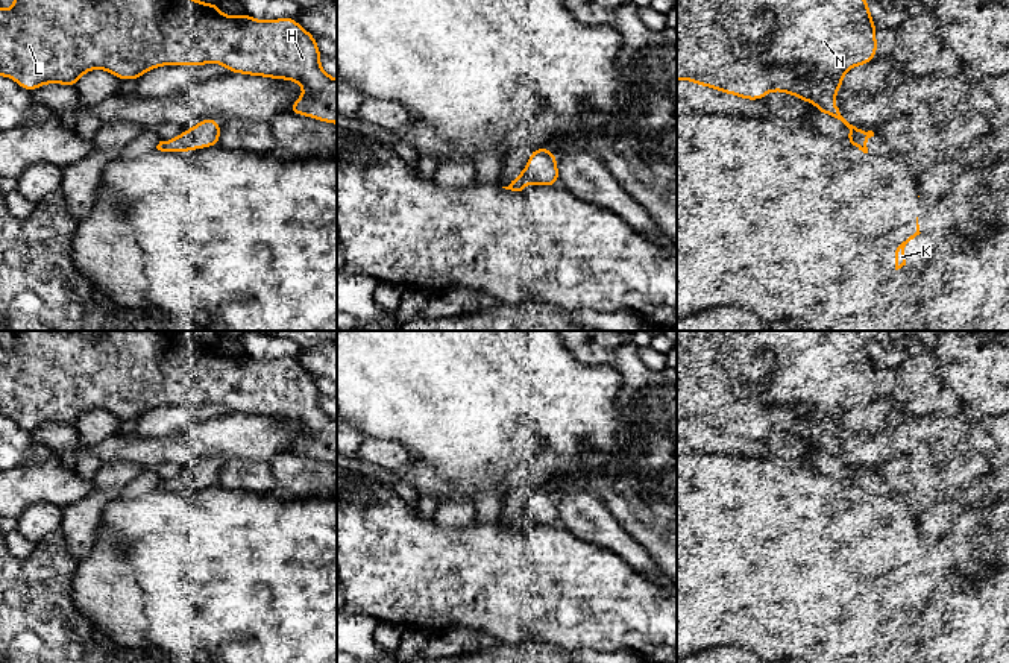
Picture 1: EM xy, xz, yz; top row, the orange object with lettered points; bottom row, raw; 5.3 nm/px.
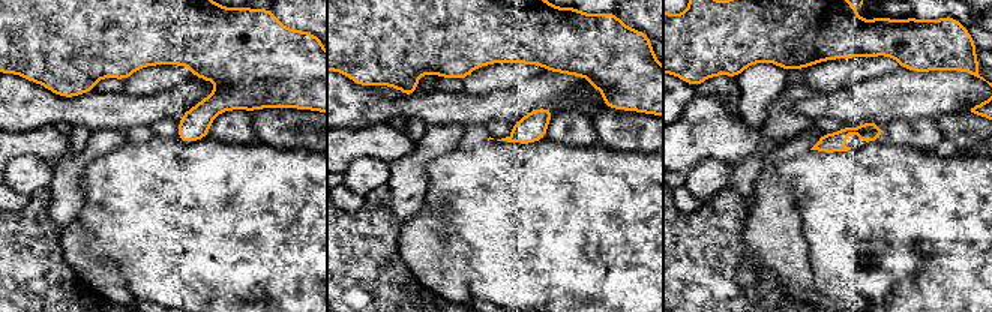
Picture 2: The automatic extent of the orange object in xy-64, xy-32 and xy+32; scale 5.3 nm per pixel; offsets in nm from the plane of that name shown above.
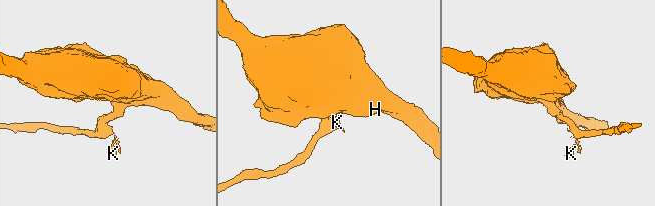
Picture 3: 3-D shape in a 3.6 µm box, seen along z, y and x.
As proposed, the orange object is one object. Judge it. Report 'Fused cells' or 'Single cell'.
Single cell

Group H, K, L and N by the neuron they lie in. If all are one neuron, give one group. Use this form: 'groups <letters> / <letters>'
groups H K L N

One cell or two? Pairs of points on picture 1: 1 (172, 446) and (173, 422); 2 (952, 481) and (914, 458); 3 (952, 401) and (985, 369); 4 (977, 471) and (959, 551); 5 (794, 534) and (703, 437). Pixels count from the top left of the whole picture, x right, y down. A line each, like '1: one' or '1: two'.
1: two
2: one
3: two
4: two
5: two

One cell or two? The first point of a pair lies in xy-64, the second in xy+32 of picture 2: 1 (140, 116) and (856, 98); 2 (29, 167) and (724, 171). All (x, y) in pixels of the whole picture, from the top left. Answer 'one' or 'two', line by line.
1: one
2: one

